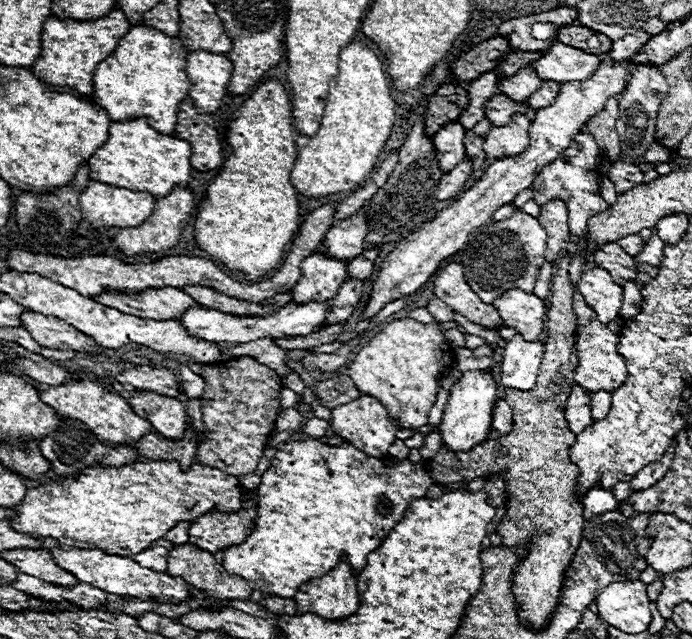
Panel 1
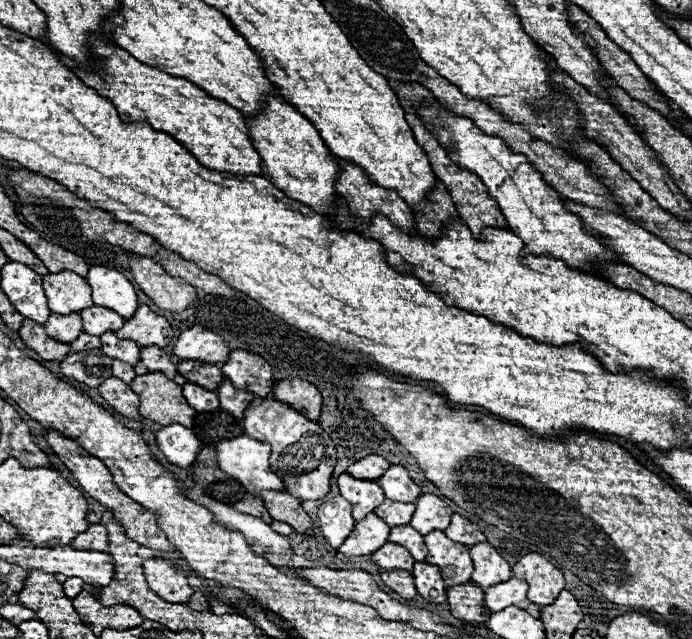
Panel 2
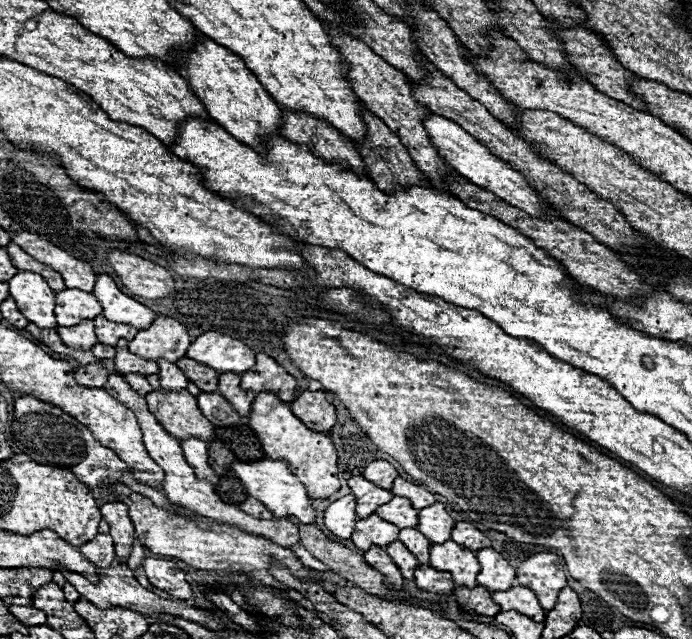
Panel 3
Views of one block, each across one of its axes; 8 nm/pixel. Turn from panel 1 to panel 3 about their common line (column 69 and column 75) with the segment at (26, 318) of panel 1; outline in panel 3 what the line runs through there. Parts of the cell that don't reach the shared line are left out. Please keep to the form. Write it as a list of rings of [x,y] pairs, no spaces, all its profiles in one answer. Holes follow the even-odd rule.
[[[82,320],[70,328],[66,326],[58,326],[56,328],[62,342],[68,346],[68,348],[74,348],[74,350],[88,350],[92,348],[92,344],[96,344],[96,334],[94,334],[94,324],[92,320]]]

